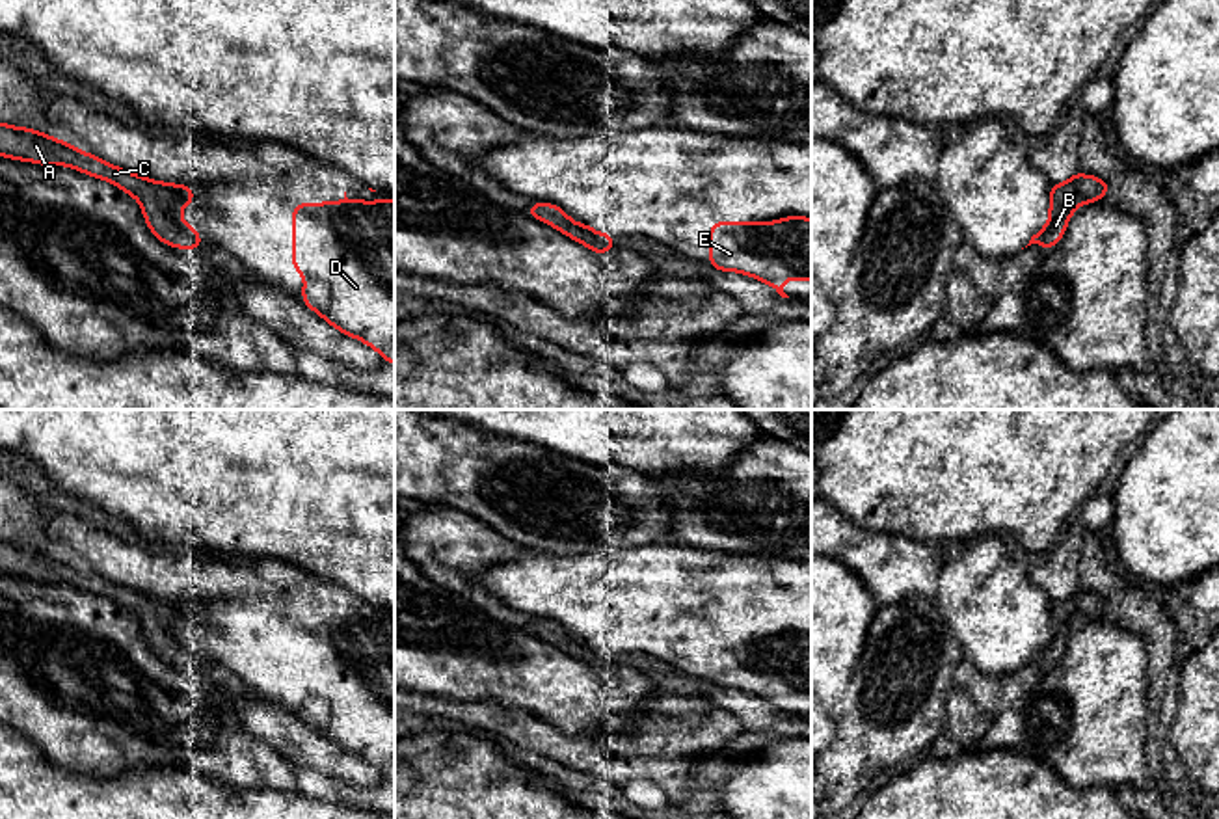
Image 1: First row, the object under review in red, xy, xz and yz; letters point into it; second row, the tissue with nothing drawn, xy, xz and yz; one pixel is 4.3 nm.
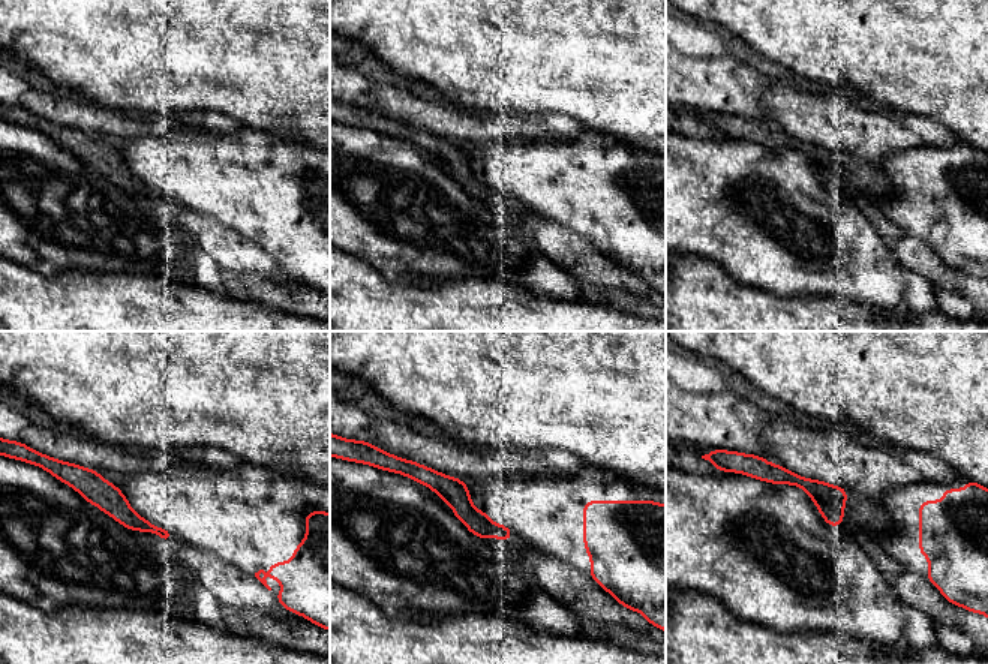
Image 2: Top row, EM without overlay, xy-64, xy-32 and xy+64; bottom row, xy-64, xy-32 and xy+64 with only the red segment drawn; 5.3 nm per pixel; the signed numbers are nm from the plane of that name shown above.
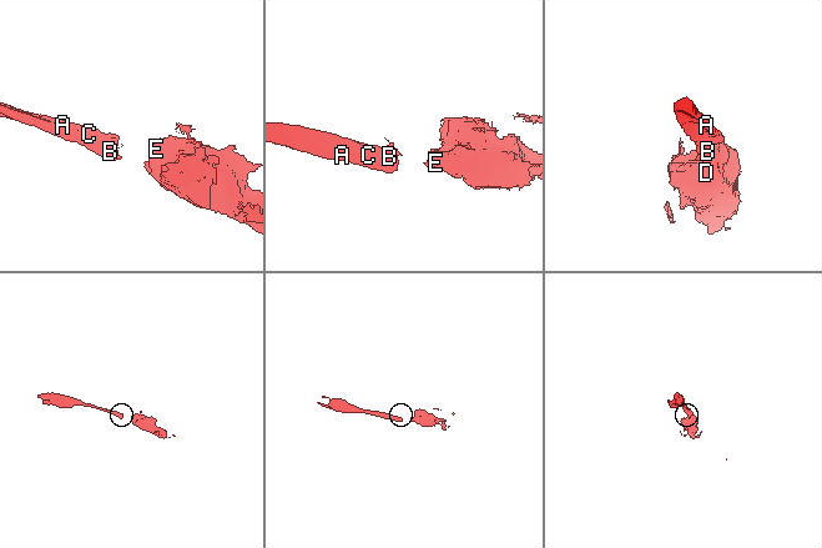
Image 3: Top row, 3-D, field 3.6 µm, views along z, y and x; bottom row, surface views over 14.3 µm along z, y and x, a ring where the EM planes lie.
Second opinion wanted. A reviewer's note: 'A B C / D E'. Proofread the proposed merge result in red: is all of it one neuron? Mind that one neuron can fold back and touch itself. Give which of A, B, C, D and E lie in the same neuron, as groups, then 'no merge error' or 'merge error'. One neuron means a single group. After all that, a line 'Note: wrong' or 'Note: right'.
A B C / D E; merge error
Note: right

